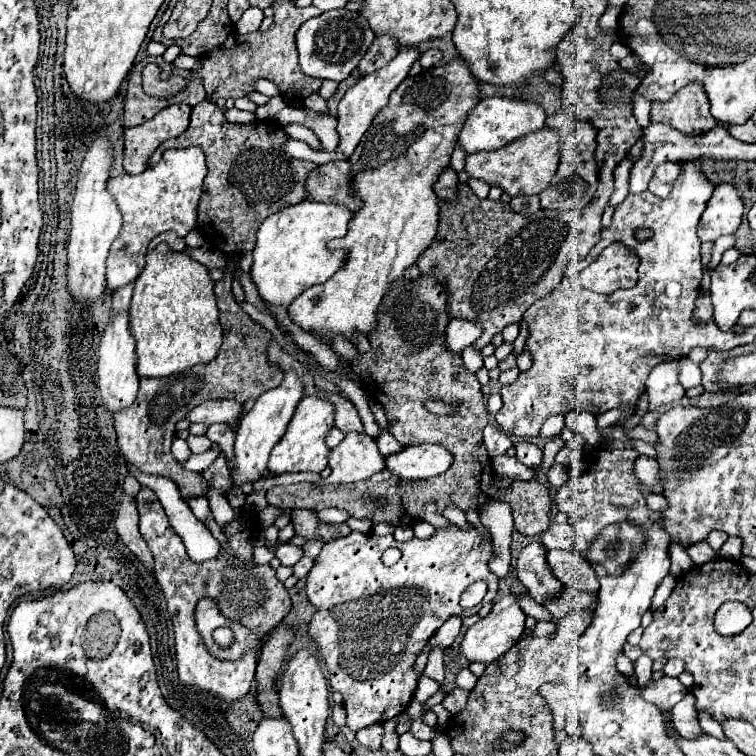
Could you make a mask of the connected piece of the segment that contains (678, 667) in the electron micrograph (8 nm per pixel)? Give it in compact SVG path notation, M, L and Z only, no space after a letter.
M670 658L668 664L664 666L664 674L666 674L666 676L678 678L682 672L684 672L684 662L682 662L680 658Z

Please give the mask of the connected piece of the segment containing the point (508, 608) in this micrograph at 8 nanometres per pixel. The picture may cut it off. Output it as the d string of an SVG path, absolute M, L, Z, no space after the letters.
M508 594L504 598L500 598L490 614L486 618L482 618L480 622L476 622L474 626L468 628L466 636L464 636L464 642L460 646L460 652L464 654L464 658L468 658L470 662L484 662L484 664L490 664L492 660L498 660L504 652L508 652L520 638L522 638L522 632L524 632L524 620L526 620L526 614L522 612L520 608L520 602L518 602L518 596L516 594Z

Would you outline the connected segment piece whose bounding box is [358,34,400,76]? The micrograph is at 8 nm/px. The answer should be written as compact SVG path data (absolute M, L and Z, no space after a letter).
M376 36L370 50L366 52L366 56L362 58L358 70L362 76L368 76L372 72L376 72L378 68L382 68L384 64L388 64L400 50L400 44L396 44L396 40L392 40L392 36Z

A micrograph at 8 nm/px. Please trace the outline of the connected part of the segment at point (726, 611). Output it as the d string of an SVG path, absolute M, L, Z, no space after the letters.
M724 602L716 612L716 632L732 636L752 622L752 614L742 602Z

